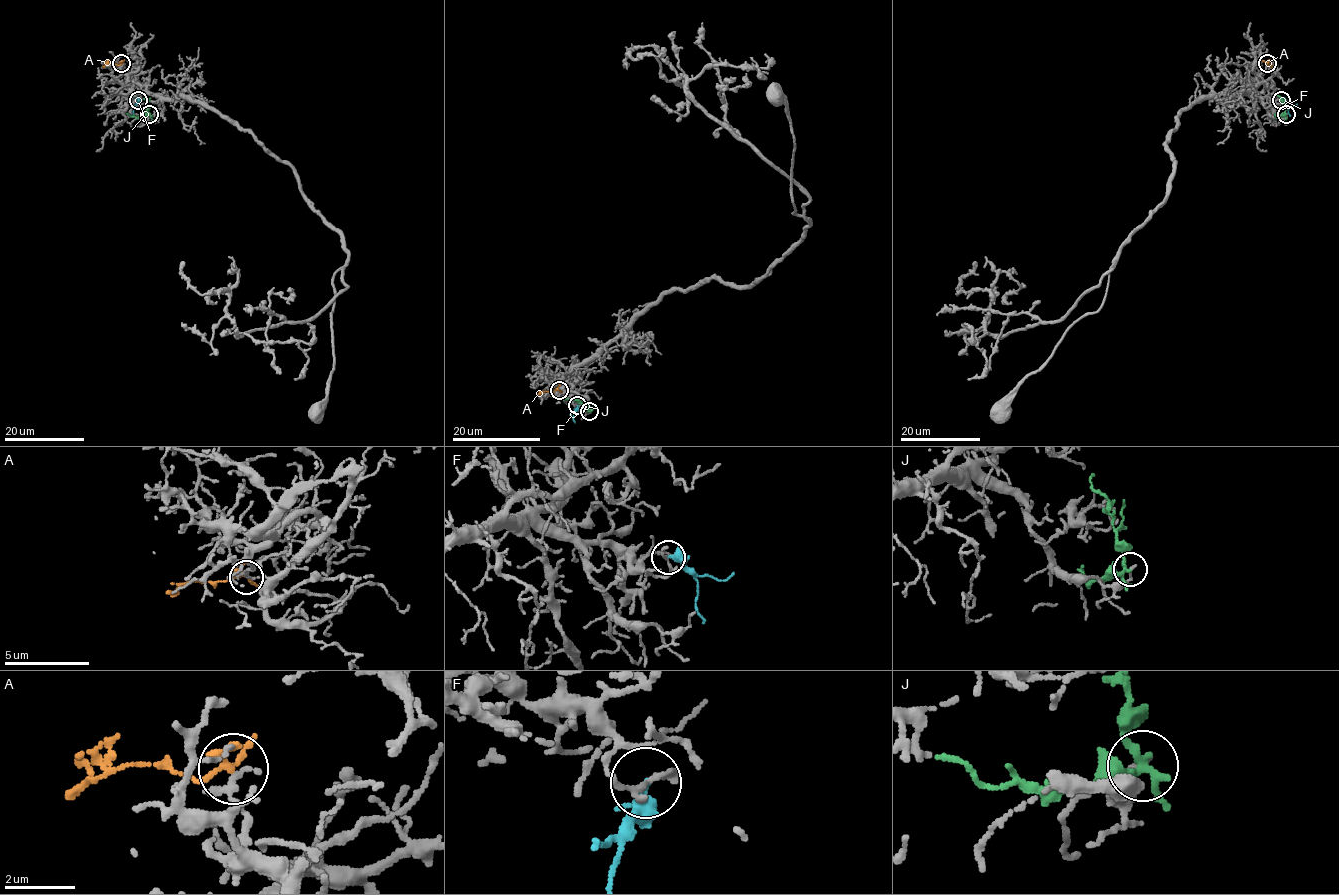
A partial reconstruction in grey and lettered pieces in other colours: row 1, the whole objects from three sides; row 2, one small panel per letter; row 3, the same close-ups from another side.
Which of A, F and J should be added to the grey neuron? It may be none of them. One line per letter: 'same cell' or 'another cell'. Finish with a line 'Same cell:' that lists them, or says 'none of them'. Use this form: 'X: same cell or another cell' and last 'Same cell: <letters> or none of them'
A: another cell
F: another cell
J: another cell
Same cell: none of them

